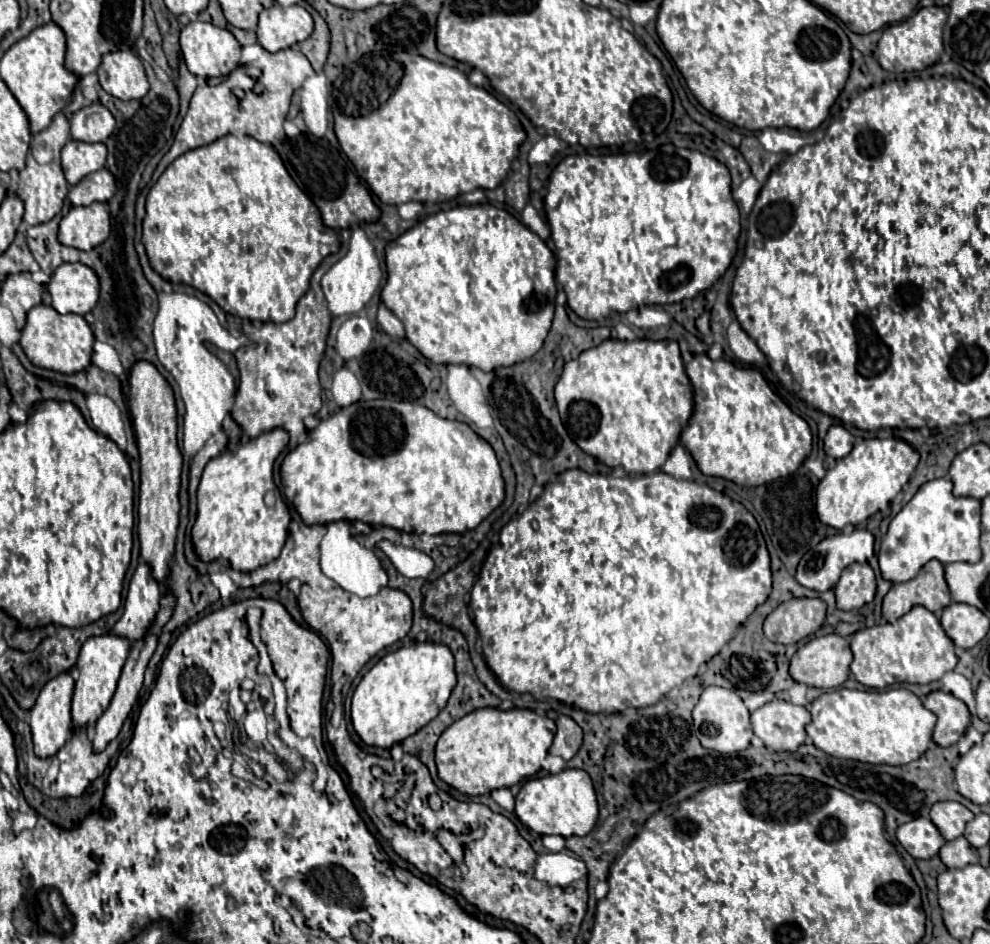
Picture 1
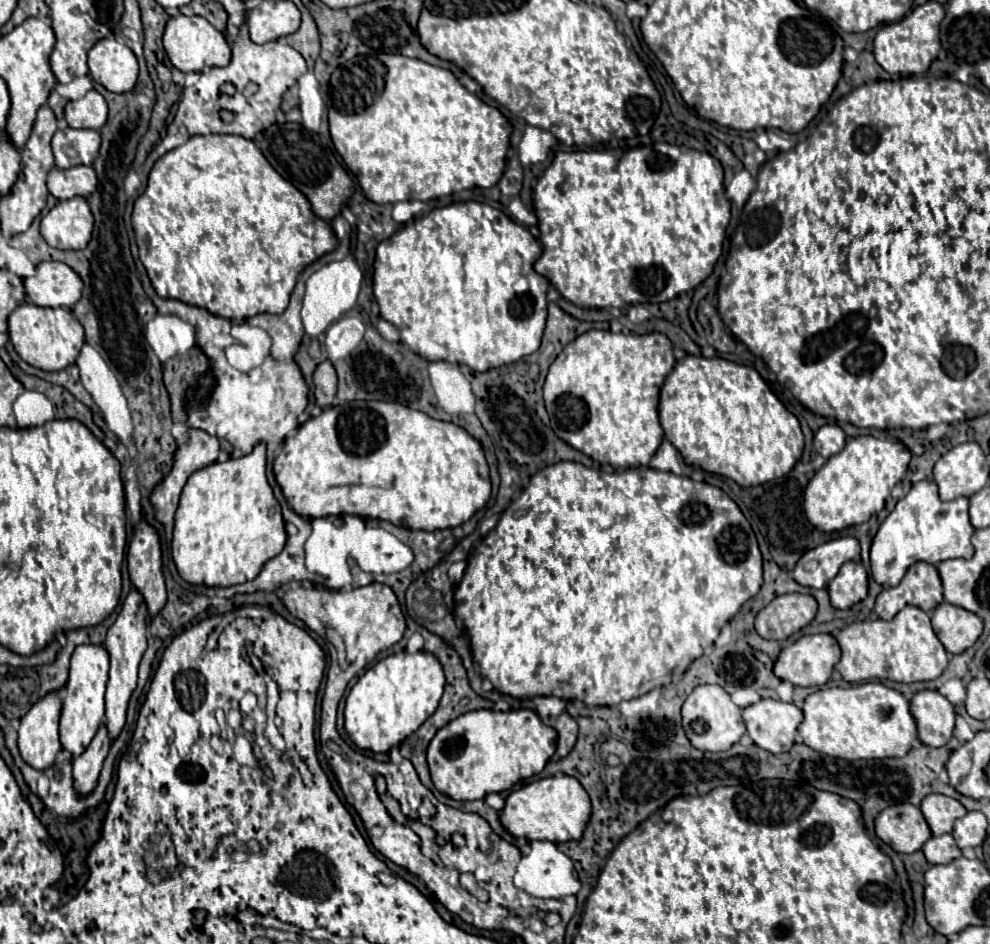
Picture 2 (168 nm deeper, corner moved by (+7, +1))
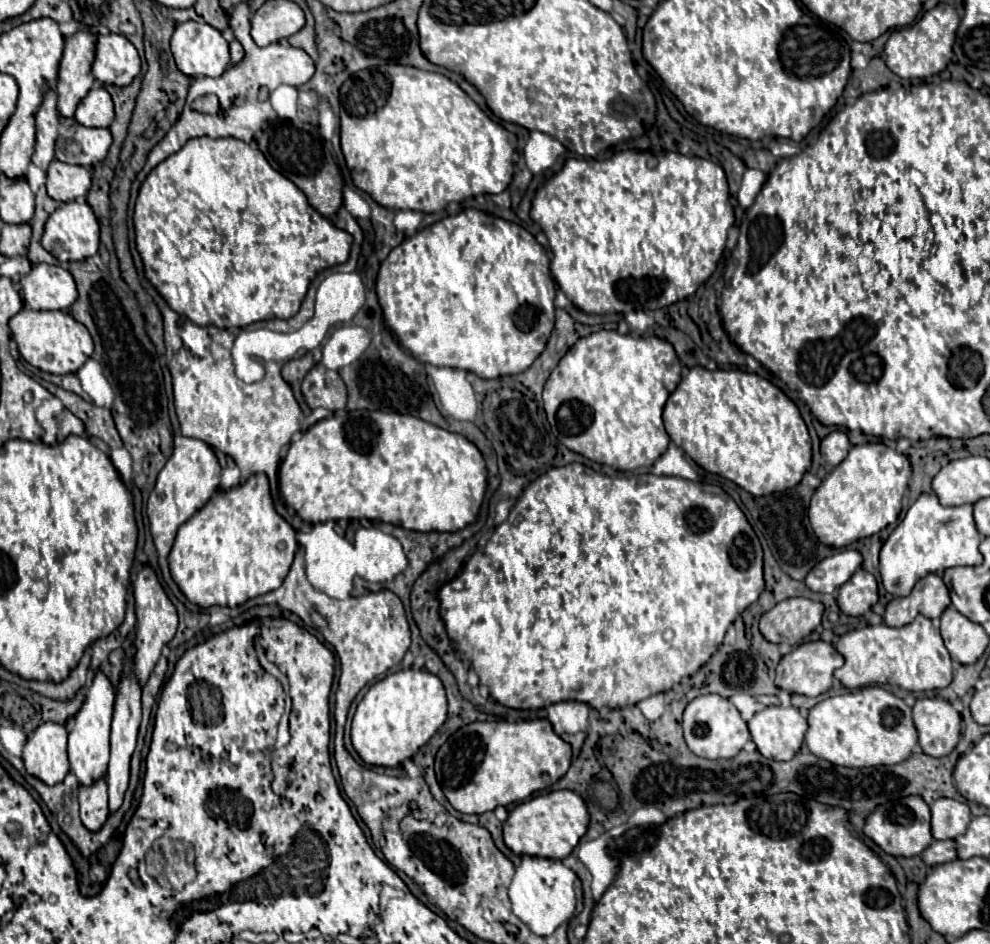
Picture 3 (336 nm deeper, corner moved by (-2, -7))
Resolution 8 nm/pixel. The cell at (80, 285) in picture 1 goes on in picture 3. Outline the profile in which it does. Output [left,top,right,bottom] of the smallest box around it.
[20,264,78,312]

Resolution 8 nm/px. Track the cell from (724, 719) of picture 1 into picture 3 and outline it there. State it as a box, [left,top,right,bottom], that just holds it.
[682,694,750,760]

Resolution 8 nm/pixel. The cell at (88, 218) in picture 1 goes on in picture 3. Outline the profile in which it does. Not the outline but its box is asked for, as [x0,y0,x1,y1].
[42,202,98,262]

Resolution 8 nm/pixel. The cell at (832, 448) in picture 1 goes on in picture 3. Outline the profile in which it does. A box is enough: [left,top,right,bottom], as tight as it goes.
[822,430,850,466]

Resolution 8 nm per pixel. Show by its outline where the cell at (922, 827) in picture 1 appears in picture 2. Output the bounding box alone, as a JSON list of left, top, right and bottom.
[875,804,931,854]

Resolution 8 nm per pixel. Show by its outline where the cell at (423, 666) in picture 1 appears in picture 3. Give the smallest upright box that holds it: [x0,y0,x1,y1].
[352,670,446,766]

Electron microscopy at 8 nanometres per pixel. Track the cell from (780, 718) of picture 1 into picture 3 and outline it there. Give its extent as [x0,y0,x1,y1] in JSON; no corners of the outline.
[748,706,808,760]

